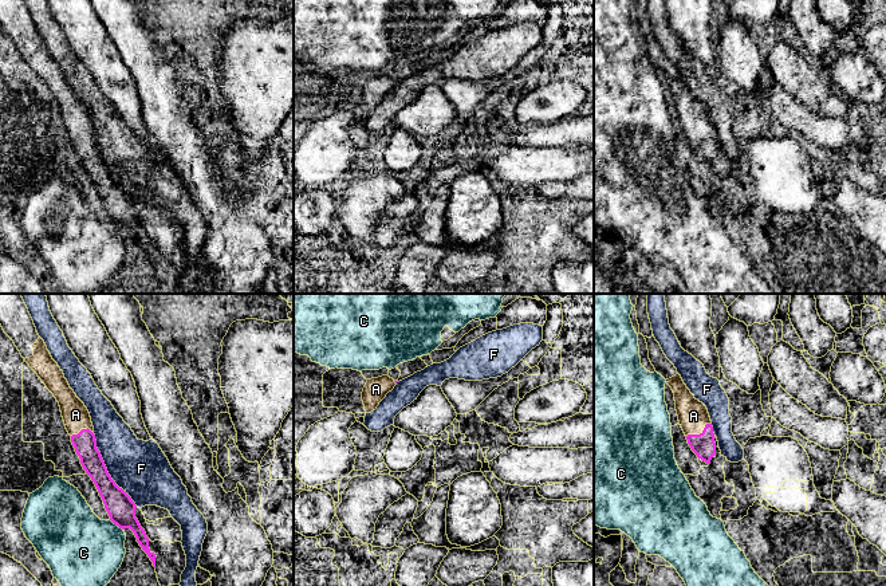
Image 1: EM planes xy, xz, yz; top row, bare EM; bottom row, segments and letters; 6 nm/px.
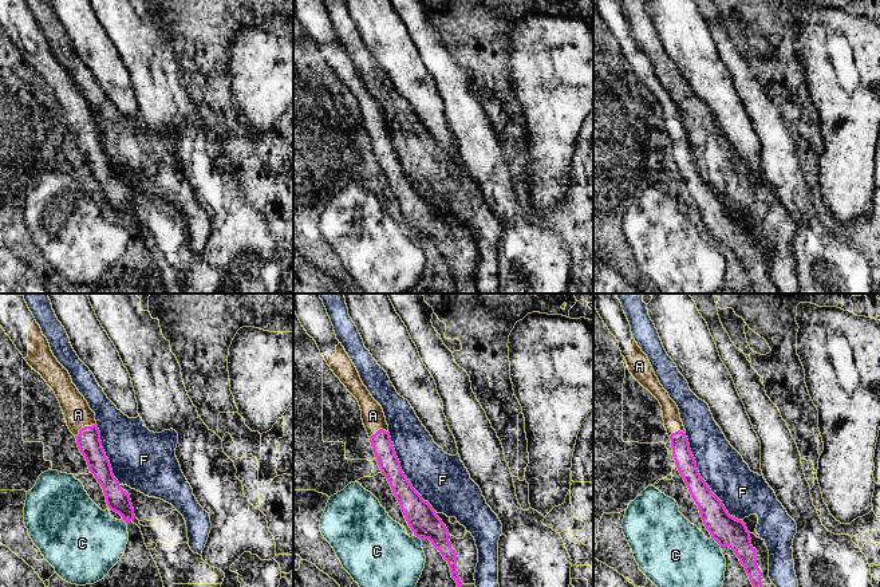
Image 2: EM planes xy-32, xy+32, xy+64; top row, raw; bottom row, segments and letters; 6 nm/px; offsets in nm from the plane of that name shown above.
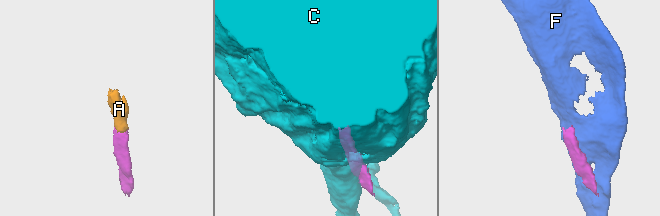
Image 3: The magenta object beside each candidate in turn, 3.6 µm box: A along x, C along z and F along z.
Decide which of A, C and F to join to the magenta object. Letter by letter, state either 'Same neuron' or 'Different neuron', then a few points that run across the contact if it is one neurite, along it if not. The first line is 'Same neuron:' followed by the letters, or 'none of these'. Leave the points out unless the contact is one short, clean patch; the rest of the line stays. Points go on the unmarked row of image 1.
Same neuron: A
A: Same neuron. Line: yz (703, 144), (700, 133), (693, 115)
C: Different neuron
F: Different neuron

